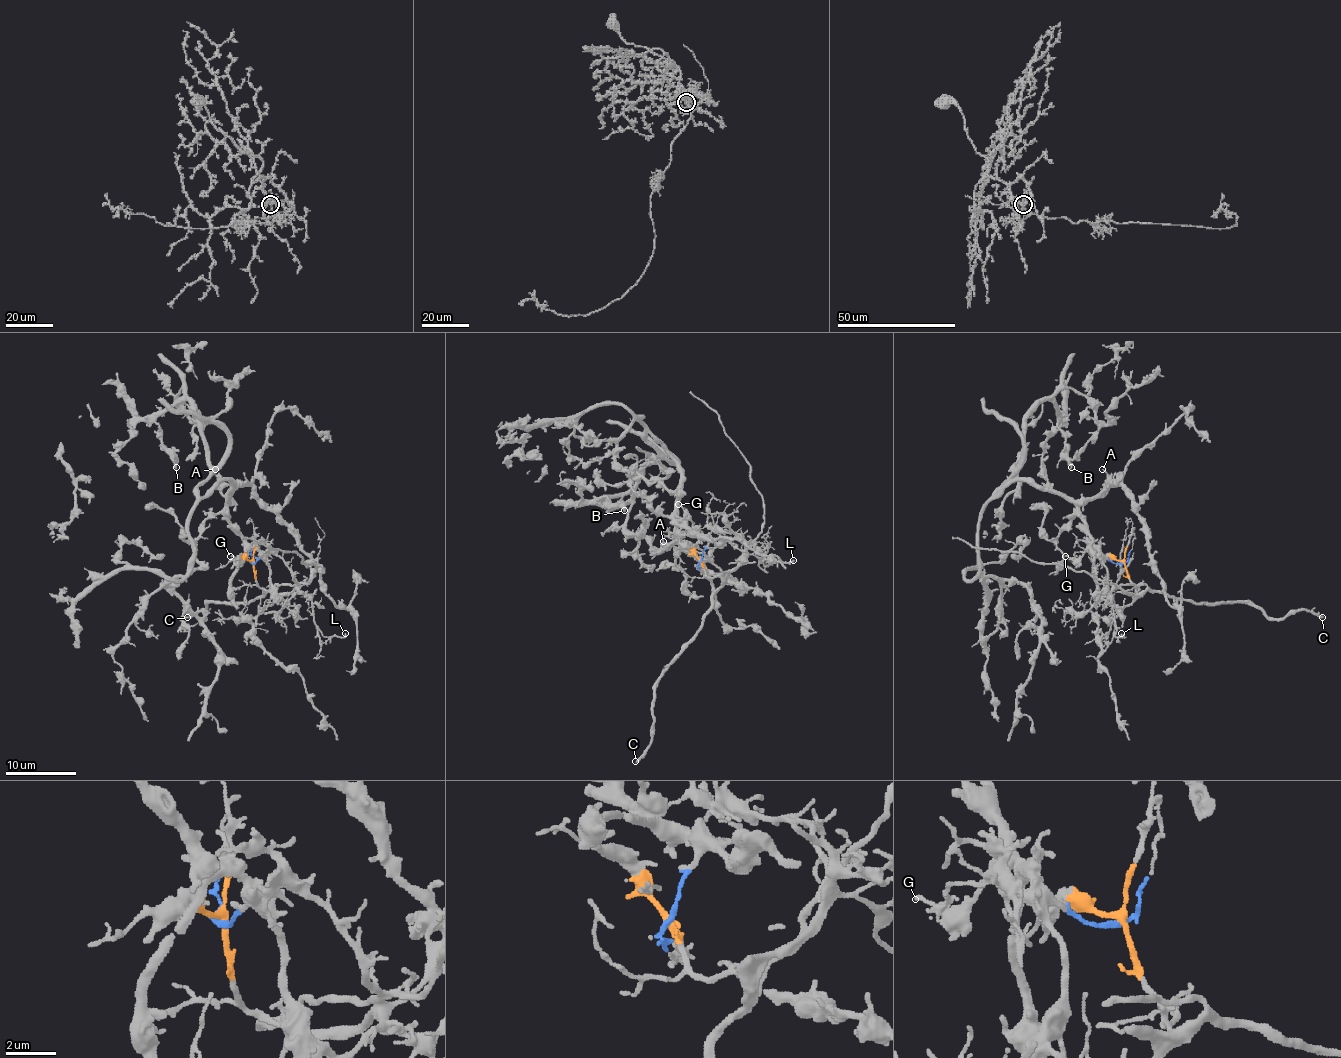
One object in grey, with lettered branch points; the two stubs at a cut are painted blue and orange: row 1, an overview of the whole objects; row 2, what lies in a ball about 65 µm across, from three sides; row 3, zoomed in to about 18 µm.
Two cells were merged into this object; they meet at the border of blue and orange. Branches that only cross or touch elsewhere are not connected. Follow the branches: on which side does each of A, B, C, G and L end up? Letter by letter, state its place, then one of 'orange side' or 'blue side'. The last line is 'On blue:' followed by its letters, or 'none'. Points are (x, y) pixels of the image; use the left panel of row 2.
A: place (215, 469); blue side
B: place (176, 467); blue side
C: place (187, 617); orange side
G: place (230, 556); blue side
L: place (345, 633); orange side
On blue: A, B, G

